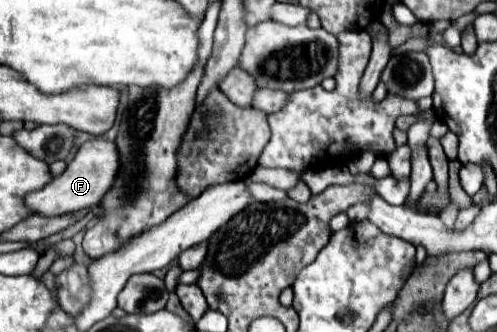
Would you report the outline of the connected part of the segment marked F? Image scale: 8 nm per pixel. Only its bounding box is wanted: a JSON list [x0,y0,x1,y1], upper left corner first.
[25,139,119,215]

